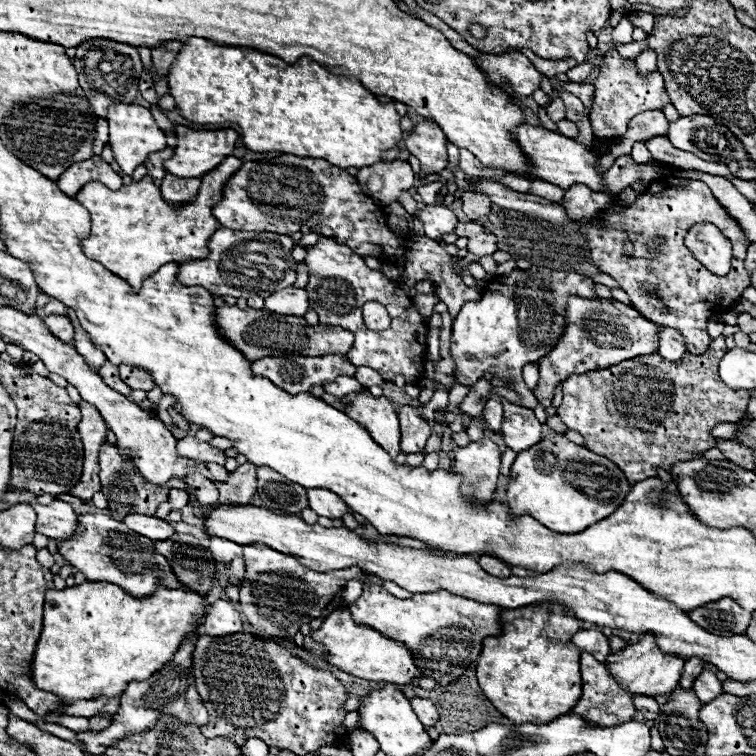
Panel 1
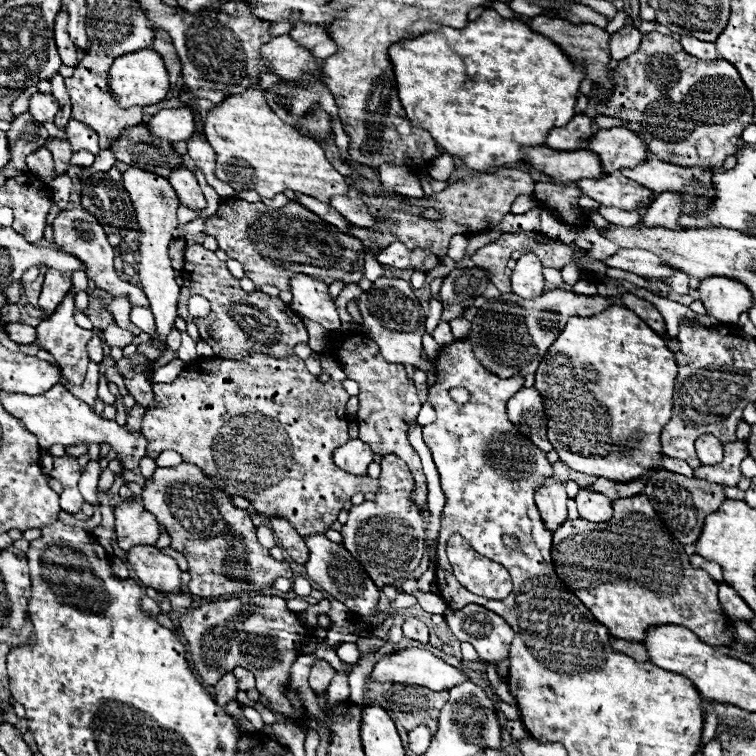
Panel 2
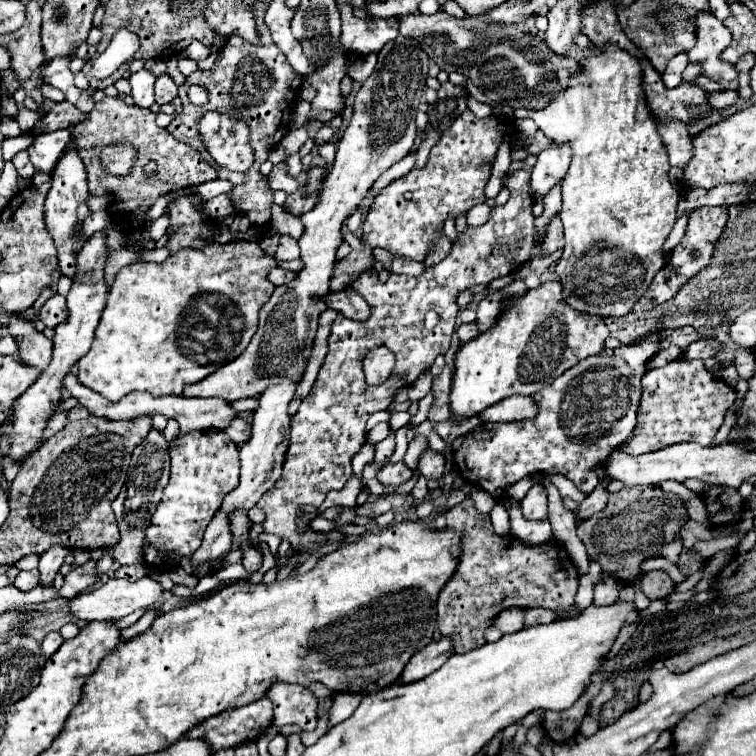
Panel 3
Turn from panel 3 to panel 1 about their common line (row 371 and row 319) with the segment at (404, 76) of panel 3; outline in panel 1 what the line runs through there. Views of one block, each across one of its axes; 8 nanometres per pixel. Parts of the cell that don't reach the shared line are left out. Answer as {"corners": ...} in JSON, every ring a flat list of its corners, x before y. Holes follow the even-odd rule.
{"corners":[[220,306,216,312,218,330,228,338,246,358,252,362,264,356,290,356,290,354,346,354,354,342,354,336,340,328,318,324,310,326,300,316,282,316,282,314,266,314,266,310,246,308,240,310,238,306]]}

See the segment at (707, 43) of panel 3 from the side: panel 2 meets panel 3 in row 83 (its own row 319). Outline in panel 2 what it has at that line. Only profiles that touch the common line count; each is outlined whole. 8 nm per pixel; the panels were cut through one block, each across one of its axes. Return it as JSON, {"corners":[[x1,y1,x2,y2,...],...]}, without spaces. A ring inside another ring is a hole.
{"corners":[[706,278,698,292,706,314,722,324,736,324,738,316,754,304,750,290,730,278]]}

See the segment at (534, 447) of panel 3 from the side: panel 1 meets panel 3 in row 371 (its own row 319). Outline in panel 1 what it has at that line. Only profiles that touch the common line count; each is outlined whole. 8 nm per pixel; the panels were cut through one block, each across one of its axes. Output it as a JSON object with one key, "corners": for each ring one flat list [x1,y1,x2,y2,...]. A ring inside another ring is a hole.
{"corners":[[574,296,568,300,566,306,566,322,568,326,558,346,554,346,554,350,550,350,550,354,540,360,540,380,534,388,534,396,544,404,544,408,550,406,554,386,568,376,588,374,592,370,618,364,626,358,646,356,658,350,658,326,654,326,654,322,642,318,634,308,618,300,582,300]]}

